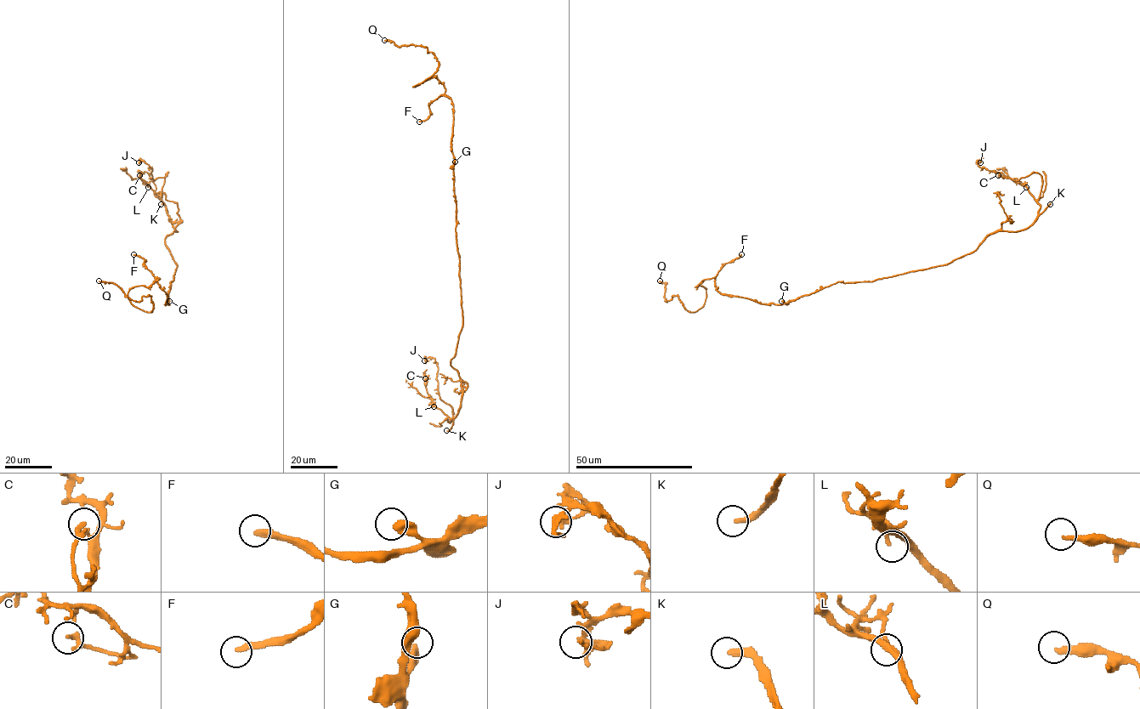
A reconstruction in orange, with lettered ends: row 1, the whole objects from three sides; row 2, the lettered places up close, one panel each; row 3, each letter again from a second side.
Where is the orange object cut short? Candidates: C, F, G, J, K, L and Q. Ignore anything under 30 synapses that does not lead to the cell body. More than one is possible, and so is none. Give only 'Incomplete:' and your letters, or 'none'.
Incomplete: F, K, Q

